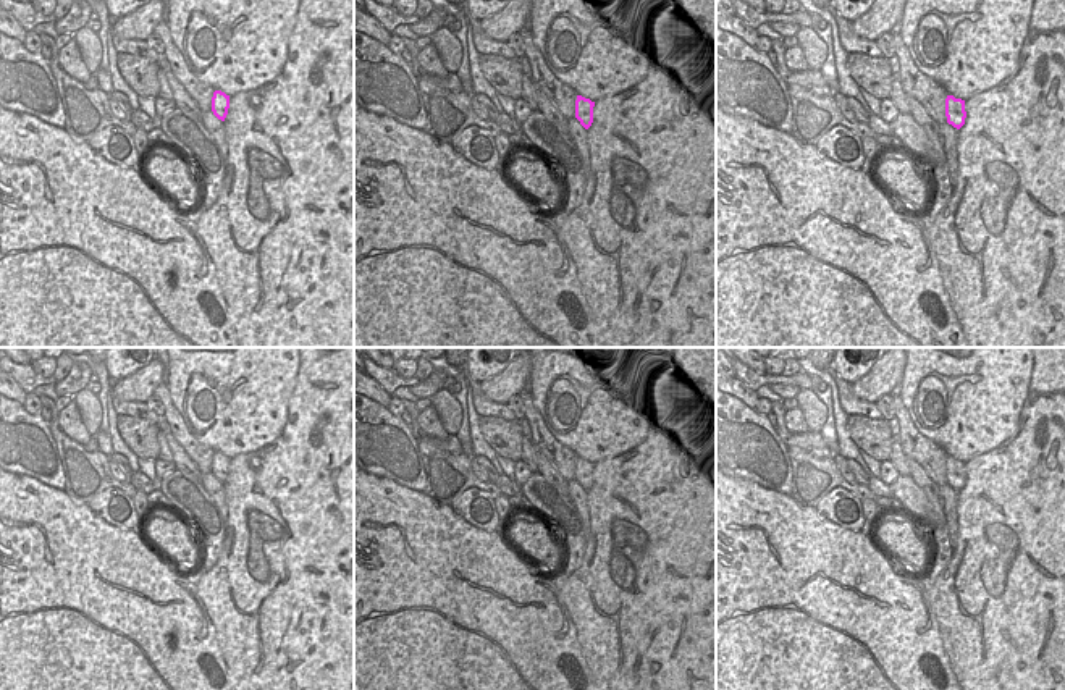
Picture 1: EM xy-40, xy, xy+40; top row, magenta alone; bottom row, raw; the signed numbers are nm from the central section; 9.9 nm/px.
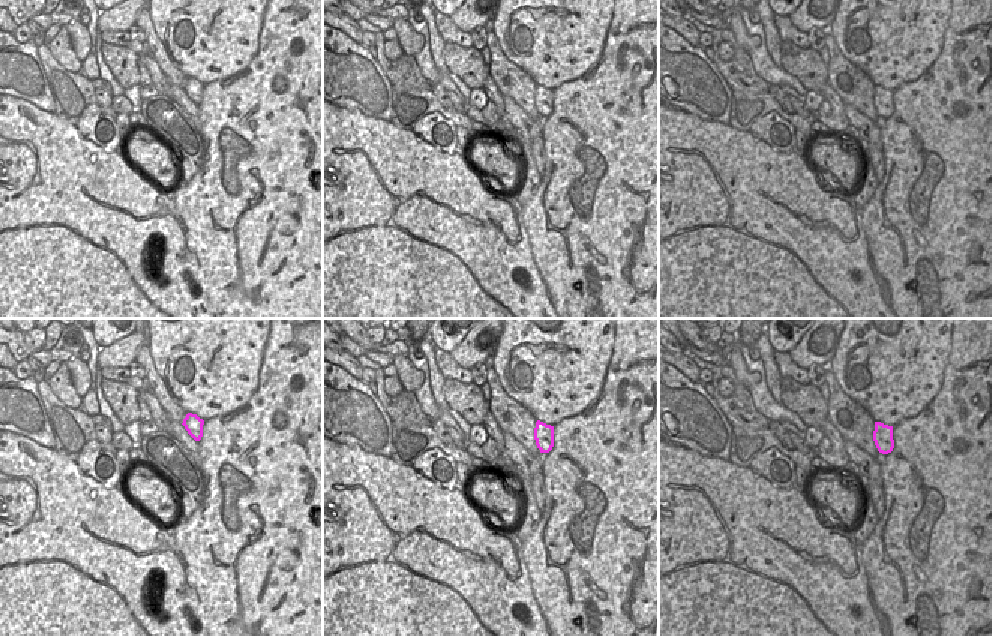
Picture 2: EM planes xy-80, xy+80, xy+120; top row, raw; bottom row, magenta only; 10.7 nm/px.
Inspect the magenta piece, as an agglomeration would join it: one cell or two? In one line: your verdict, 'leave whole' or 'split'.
leave whole

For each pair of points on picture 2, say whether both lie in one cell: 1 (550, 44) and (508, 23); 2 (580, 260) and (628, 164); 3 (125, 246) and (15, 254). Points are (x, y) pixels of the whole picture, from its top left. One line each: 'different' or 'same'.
1: same
2: same
3: same

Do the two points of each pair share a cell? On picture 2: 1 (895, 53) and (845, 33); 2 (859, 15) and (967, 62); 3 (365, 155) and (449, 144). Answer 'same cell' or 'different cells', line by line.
1: same cell
2: different cells
3: different cells

